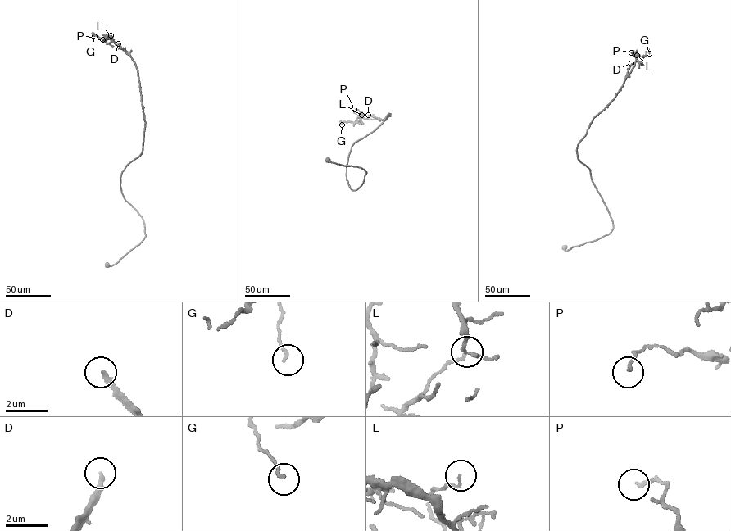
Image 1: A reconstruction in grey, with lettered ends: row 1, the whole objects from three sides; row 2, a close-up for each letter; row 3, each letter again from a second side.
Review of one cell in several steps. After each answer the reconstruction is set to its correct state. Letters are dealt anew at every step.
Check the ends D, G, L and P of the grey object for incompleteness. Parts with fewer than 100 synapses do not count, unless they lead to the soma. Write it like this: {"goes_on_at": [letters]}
{"goes_on_at": ["D"]}

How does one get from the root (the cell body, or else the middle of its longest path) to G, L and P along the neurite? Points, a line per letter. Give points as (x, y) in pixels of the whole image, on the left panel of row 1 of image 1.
G: (107, 265), (146, 236), (120, 185), (122, 171), (142, 152), (145, 122), (134, 61), (94, 36)
L: (107, 265), (146, 235), (143, 219), (120, 185), (122, 171), (143, 147), (138, 70), (111, 35)
P: (107, 265), (146, 236), (120, 185), (122, 171), (142, 152), (145, 122), (134, 62), (102, 39)

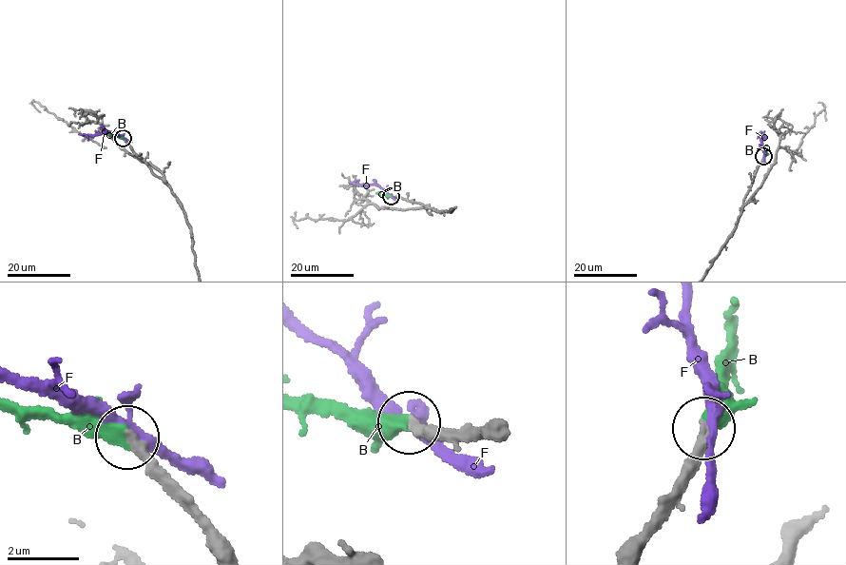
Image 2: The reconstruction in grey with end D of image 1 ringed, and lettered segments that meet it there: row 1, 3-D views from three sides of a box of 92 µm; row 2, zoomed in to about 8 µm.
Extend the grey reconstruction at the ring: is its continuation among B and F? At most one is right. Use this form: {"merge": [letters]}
{"merge": ["B"]}

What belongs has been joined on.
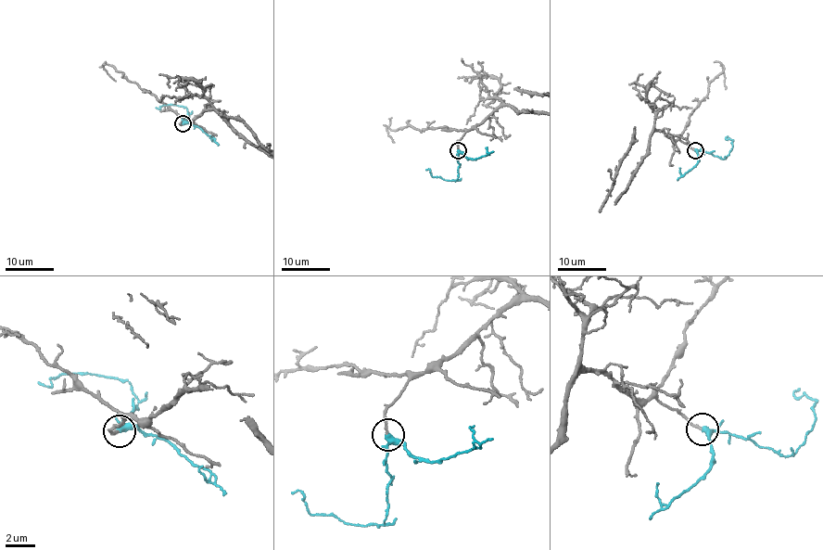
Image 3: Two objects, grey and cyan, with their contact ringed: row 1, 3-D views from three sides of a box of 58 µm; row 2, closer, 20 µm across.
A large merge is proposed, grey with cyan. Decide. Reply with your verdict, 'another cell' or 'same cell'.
same cell

